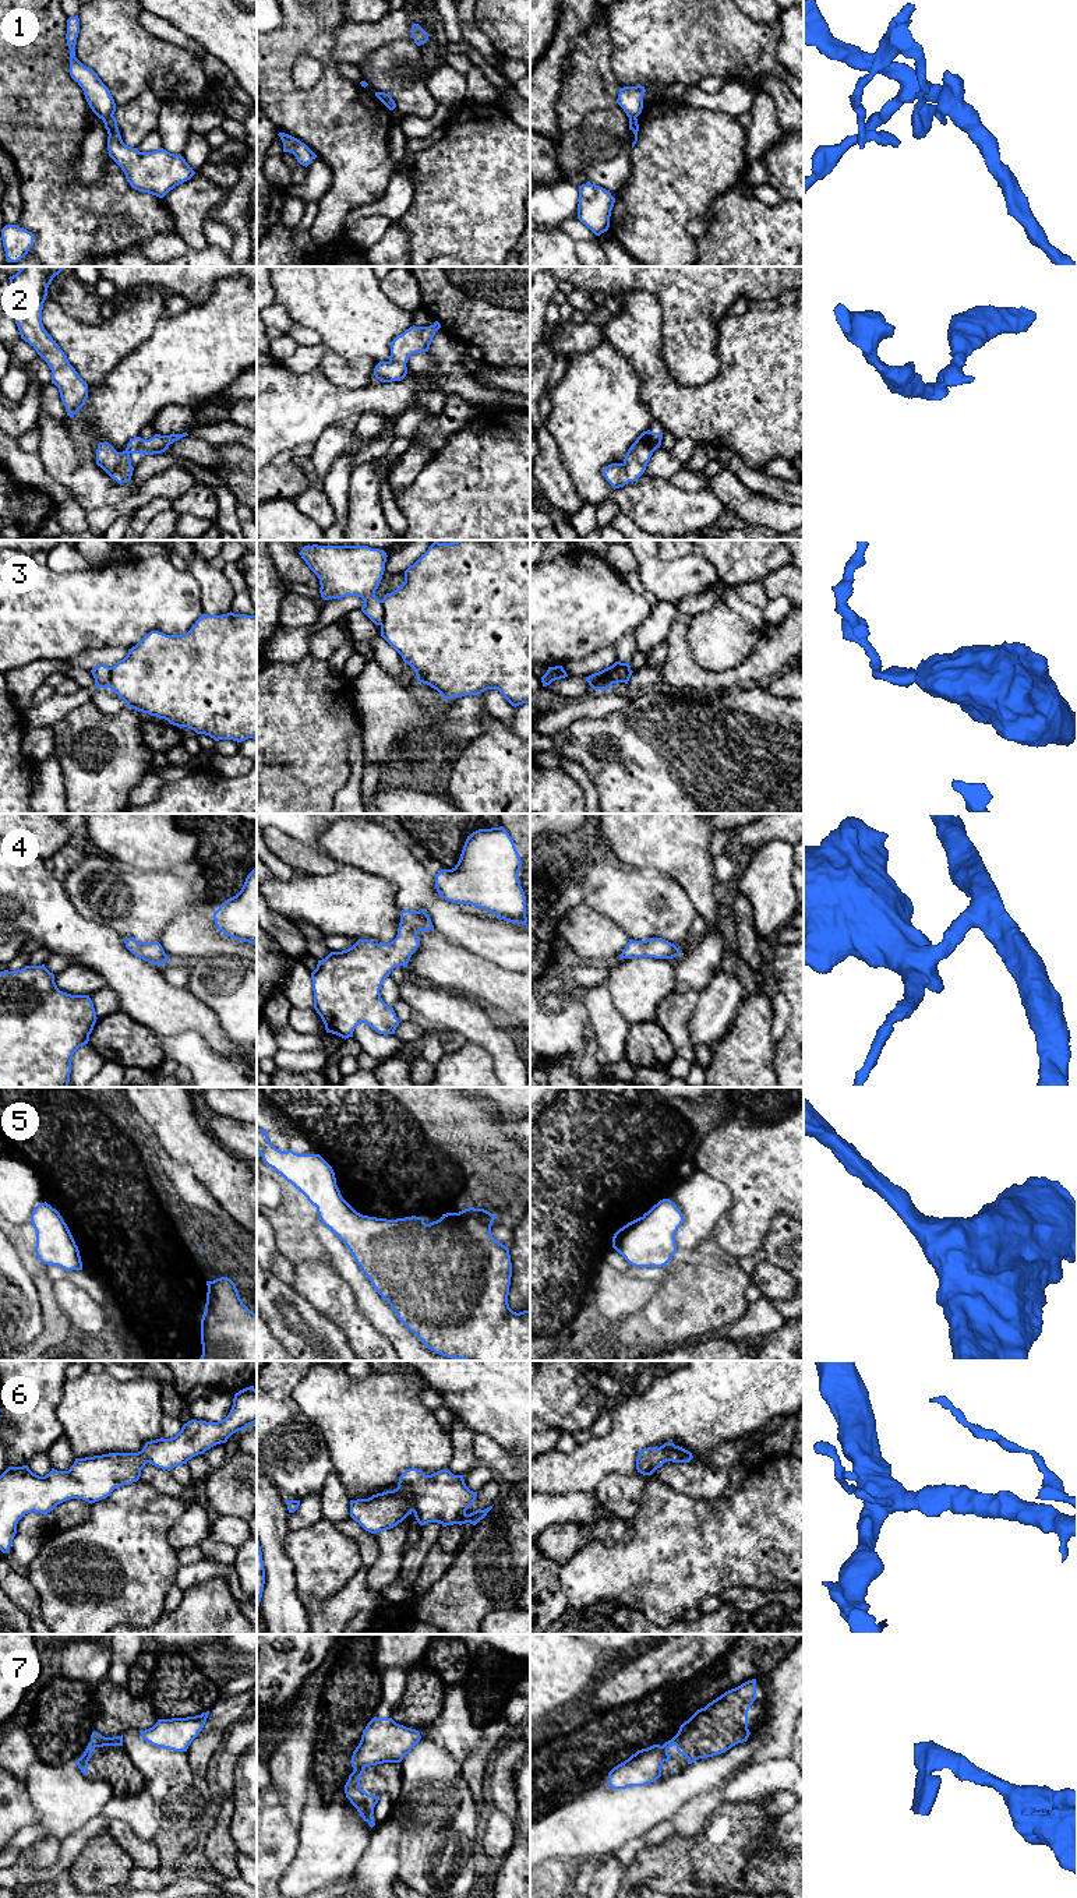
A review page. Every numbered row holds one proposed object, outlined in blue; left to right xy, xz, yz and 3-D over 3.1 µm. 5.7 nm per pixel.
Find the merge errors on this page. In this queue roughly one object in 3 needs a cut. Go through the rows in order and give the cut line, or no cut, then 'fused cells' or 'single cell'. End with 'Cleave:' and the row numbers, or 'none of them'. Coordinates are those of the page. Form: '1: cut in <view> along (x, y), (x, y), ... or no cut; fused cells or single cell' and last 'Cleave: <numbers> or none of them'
1: cut in xy along (112, 115), (103, 120); fused cells
2: no cut; single cell
3: cut in yz along (622, 663), (603, 678), (599, 677); fused cells
4: no cut; single cell
5: no cut; single cell
6: no cut; single cell
7: cut in yz along (661, 1746), (664, 1760); fused cells
Cleave: 1, 3, 7

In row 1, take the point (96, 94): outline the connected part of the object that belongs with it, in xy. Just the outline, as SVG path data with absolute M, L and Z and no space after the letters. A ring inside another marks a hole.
M78 15L67 20L67 45L70 49L70 75L82 88L85 99L92 112L102 120L110 117L116 112L114 99L109 88L102 82L98 74L84 66L75 57L75 45L80 33L80 18Z

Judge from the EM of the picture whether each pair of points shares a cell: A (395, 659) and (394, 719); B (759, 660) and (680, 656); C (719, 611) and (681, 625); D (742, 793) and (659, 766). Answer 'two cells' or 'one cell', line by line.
A: two cells
B: one cell
C: two cells
D: one cell

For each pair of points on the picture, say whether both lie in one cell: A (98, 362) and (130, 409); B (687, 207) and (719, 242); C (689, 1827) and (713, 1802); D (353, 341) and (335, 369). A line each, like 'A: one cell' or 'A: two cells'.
A: two cells
B: two cells
C: one cell
D: two cells

